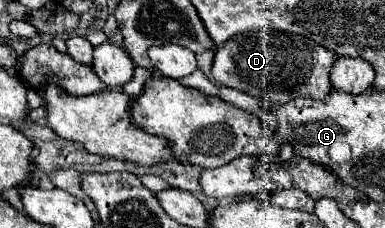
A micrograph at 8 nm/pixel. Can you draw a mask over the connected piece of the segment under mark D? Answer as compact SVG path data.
M261 30L239 34L231 38L231 42L217 46L211 74L221 86L259 96L273 104L287 104L295 98L323 100L333 90L329 84L329 70L335 60L337 56L317 42L305 40L297 34Z

